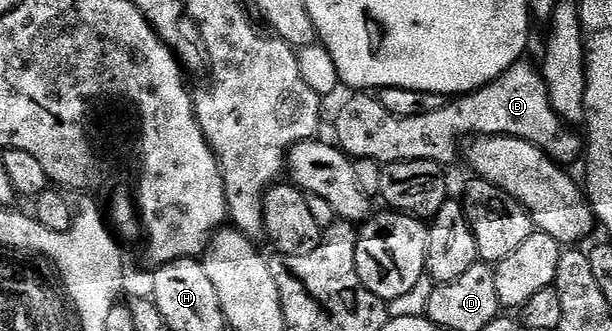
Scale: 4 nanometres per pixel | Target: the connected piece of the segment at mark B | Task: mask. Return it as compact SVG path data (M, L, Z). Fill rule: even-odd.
M525 61L511 64L511 68L503 71L493 82L450 101L453 102L450 106L441 106L426 114L413 114L410 118L389 114L388 108L368 93L354 93L354 98L347 99L337 114L336 145L353 160L366 158L379 164L427 160L448 164L453 158L453 138L460 134L502 134L535 144L558 164L573 162L576 158L578 161L583 154L582 135L572 134L569 131L572 129L554 113L540 69Z

